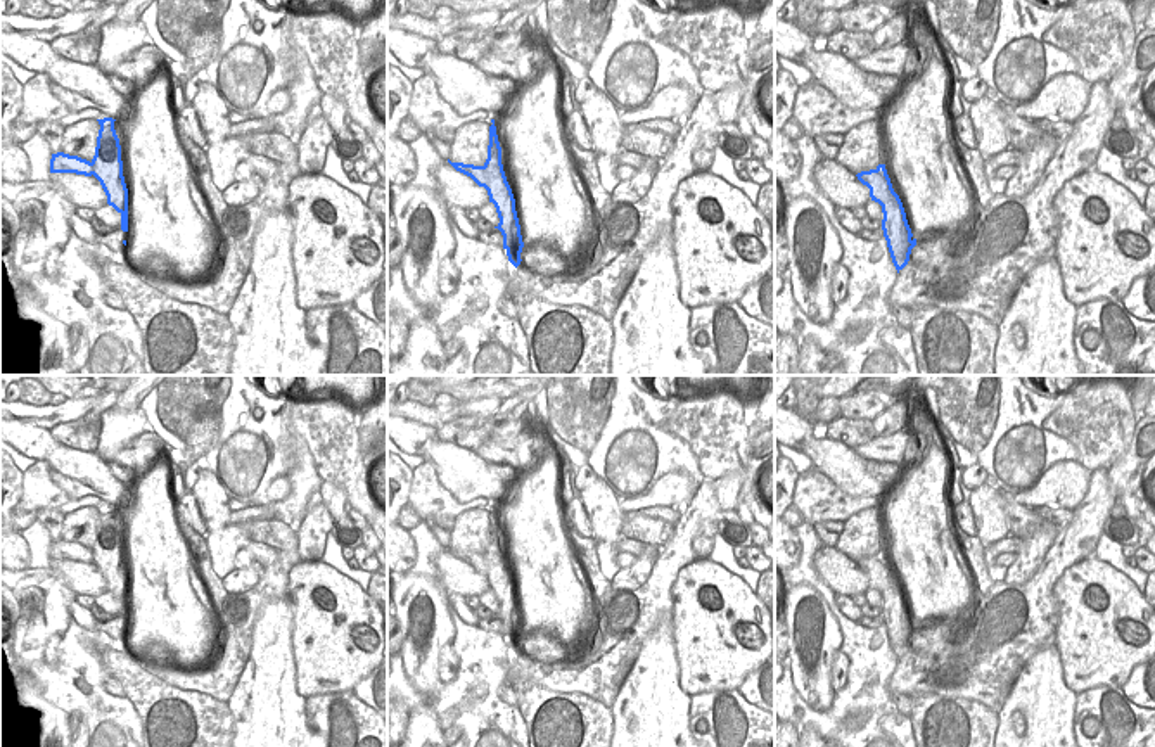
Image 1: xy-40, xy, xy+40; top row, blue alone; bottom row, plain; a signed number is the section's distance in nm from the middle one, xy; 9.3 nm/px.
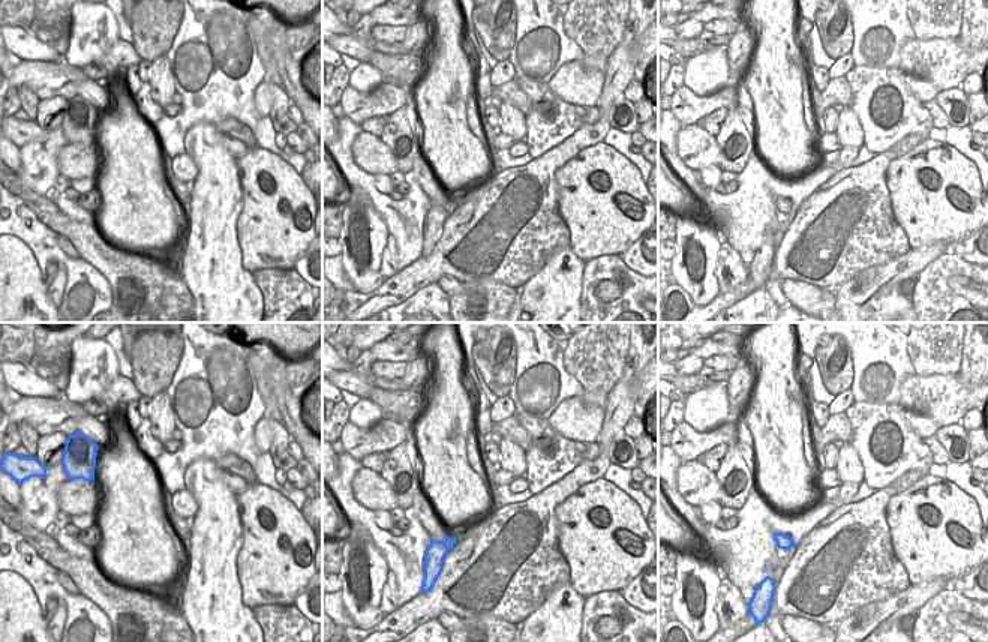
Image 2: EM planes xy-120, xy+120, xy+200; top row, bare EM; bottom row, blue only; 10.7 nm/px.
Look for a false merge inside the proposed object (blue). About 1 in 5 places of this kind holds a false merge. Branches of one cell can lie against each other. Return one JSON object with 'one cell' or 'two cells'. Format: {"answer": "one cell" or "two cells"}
{"answer": "two cells"}

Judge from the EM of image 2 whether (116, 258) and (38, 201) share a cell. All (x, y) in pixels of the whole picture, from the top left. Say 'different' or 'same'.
same

